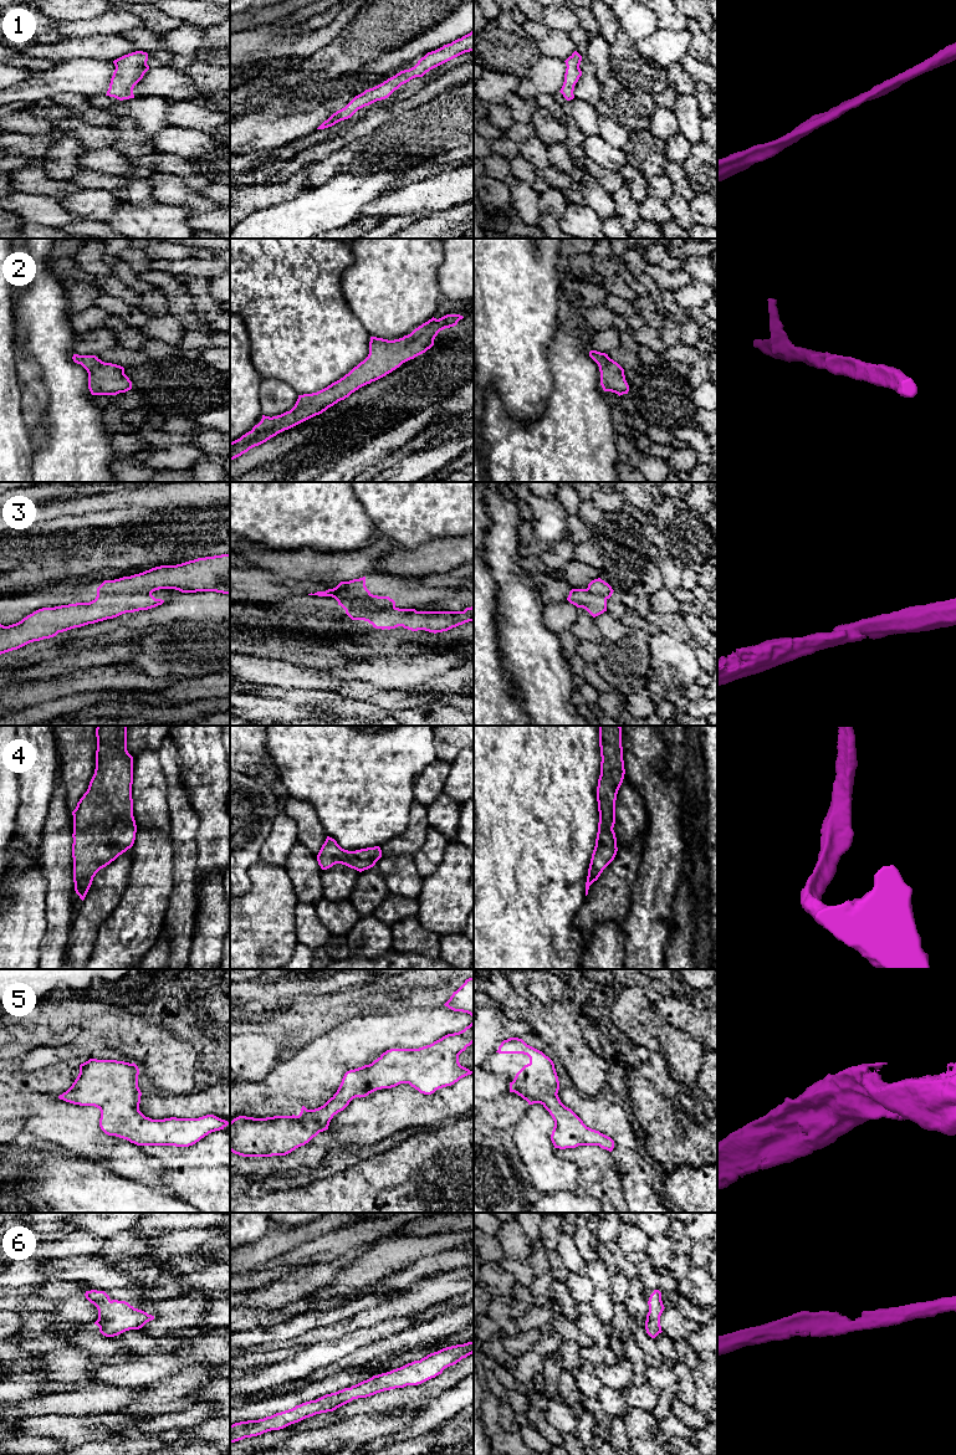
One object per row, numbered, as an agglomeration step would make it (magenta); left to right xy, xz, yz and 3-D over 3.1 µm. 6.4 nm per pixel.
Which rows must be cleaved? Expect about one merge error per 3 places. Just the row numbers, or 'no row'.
3

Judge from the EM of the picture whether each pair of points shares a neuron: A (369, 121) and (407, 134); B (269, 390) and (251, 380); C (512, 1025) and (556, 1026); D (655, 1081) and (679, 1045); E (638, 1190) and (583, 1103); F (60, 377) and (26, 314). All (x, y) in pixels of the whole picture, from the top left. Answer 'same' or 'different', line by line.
A: different
B: different
C: different
D: different
E: same
F: same

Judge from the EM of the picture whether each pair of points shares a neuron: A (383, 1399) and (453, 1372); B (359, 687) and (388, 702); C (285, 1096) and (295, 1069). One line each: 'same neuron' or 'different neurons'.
A: same neuron
B: same neuron
C: same neuron

